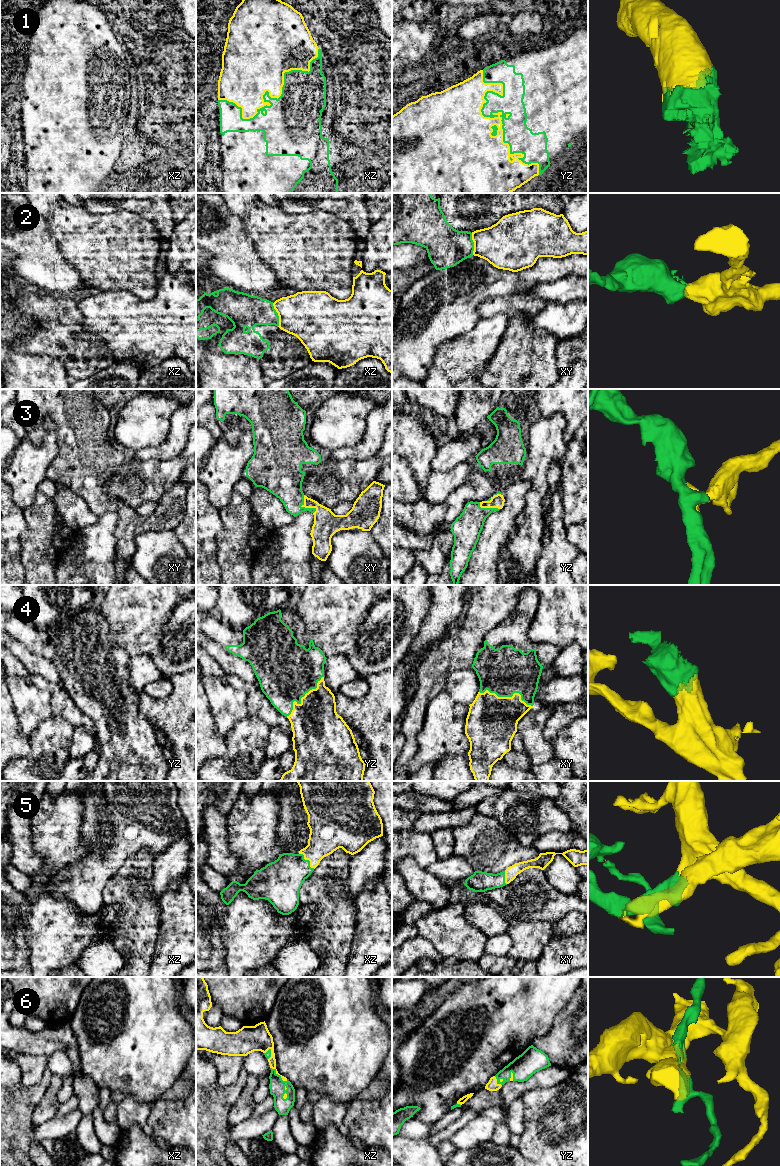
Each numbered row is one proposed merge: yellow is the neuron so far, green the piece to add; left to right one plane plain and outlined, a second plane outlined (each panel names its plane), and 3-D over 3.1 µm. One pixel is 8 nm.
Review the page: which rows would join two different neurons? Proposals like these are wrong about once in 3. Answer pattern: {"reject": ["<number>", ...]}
{"reject": ["2"]}

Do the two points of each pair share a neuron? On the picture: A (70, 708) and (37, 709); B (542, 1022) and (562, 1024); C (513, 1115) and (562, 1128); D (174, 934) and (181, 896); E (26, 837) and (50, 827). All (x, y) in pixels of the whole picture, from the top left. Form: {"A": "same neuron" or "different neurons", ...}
{"A": "different neurons", "B": "different neurons", "C": "different neurons", "D": "same neuron", "E": "different neurons"}

